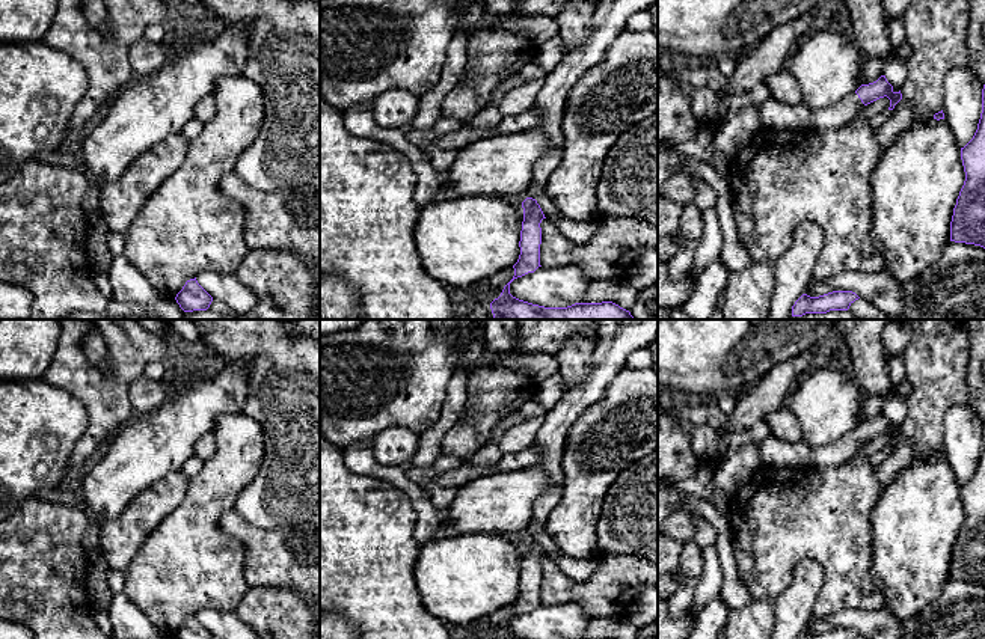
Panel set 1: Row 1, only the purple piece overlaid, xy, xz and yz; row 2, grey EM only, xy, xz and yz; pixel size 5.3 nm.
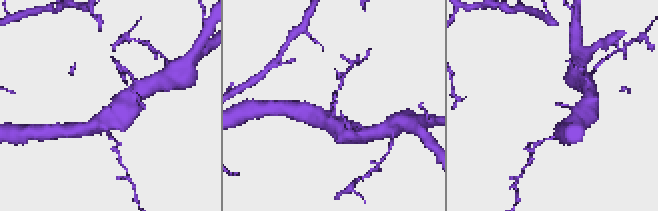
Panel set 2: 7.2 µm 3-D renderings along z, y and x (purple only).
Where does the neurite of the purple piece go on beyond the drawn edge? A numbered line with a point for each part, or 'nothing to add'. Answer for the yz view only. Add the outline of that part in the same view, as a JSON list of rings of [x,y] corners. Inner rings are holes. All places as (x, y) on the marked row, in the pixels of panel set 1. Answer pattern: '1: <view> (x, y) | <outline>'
1: yz (774, 113) | [[[854,92],[828,109],[810,109],[804,102],[787,105],[769,98],[756,105],[756,110],[763,127],[775,130],[830,130],[851,122],[863,105]]]

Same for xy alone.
nothing to add

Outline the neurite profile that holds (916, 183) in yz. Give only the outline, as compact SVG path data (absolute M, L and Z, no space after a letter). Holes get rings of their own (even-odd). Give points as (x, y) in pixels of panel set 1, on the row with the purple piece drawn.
M944 119L910 127L881 151L872 172L872 244L884 258L884 270L899 285L934 265L950 241L950 222L965 181L961 149Z

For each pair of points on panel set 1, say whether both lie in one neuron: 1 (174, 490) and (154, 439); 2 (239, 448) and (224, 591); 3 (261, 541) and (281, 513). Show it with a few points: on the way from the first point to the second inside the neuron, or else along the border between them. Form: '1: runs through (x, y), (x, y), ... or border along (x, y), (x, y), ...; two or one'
1: border along (180, 469), (166, 473), (138, 493); two
2: runs through (217, 484), (210, 493), (210, 555); one
3: border along (239, 513), (260, 528), (282, 528), (303, 520); two

